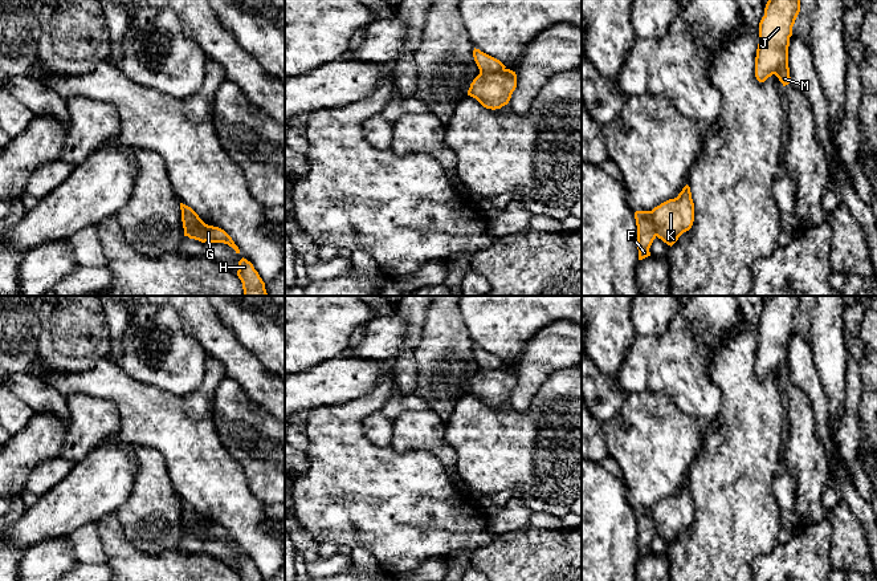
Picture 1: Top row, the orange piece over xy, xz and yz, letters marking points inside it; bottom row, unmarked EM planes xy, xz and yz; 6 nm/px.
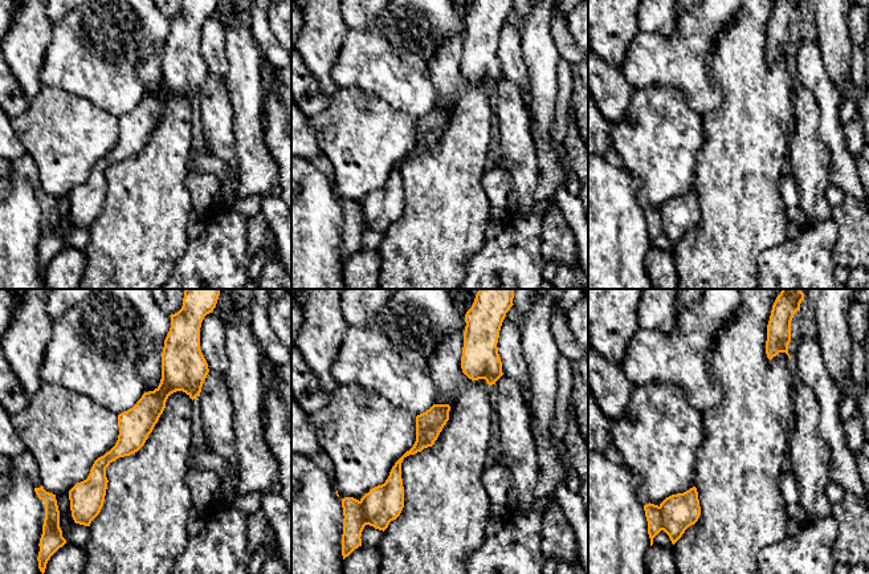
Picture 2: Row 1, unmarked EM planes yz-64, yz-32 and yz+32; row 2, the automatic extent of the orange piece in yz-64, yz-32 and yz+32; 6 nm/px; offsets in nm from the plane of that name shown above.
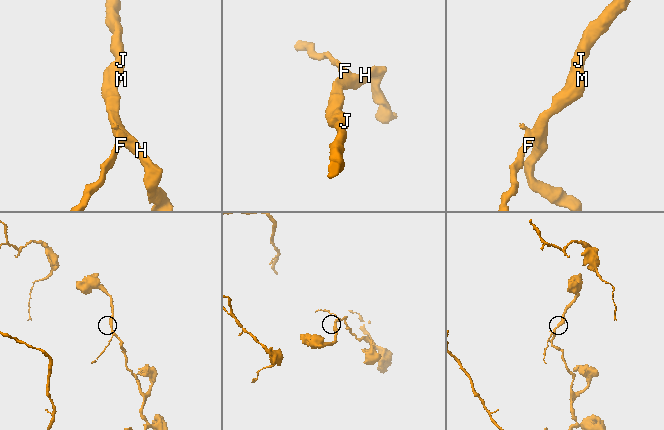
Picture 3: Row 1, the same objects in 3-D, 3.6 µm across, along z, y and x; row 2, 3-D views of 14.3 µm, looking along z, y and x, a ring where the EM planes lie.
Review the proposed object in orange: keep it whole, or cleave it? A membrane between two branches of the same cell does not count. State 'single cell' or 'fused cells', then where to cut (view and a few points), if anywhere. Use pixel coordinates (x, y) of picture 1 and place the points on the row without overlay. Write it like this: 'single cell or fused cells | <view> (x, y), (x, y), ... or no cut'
fused cells | xz (505, 366), (480, 369)

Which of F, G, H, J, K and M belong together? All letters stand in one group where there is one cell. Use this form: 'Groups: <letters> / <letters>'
Groups: F / G H J K M

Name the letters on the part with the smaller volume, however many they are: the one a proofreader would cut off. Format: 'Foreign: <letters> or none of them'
Foreign: F

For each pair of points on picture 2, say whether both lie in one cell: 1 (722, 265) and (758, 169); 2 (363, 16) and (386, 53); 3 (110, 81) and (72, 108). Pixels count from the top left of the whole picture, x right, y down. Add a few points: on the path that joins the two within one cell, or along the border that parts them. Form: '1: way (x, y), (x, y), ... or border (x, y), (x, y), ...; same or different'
1: way (727, 241), (741, 218), (741, 192); same
2: border (379, 13), (367, 27), (349, 29); different
3: border (56, 86), (93, 101), (111, 115); different

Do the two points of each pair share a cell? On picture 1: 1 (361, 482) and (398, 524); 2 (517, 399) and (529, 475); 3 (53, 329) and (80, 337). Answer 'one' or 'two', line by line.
1: one
2: two
3: one

